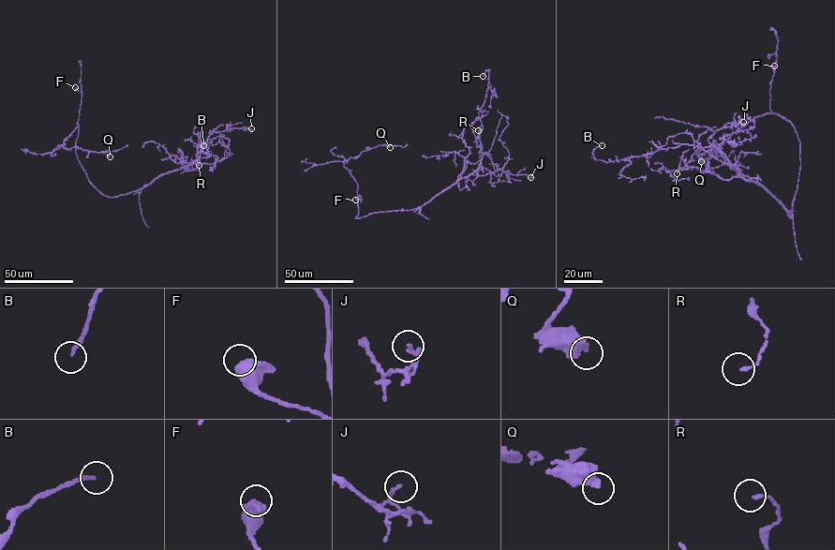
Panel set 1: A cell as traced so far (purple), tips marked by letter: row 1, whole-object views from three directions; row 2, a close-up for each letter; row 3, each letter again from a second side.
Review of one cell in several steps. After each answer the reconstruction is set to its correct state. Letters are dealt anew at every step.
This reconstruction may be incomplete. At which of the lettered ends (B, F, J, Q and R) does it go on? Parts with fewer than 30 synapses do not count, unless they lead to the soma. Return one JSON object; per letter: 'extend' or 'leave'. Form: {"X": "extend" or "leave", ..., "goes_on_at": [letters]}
{"B": "leave", "F": "leave", "J": "leave", "Q": "leave", "R": "leave", "goes_on_at": []}

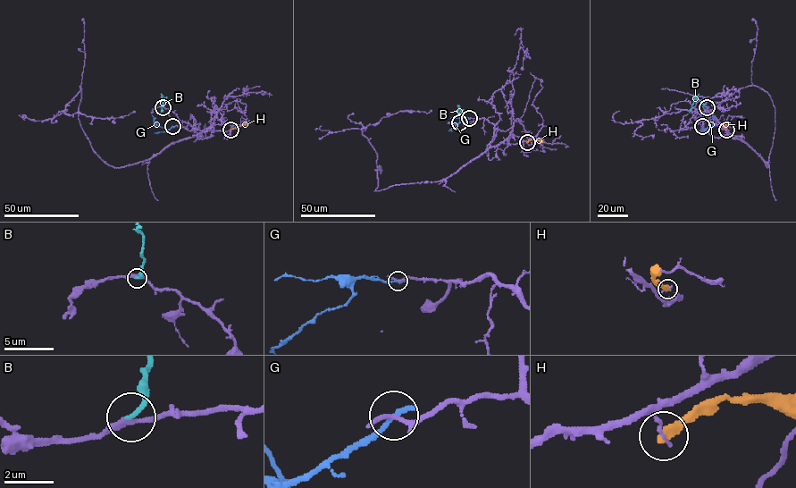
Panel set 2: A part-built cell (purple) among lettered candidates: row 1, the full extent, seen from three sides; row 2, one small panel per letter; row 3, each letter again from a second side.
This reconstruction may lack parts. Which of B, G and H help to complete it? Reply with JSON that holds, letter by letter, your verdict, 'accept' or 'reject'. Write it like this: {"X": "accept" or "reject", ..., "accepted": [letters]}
{"B": "accept", "G": "reject", "H": "reject", "accepted": ["B"]}

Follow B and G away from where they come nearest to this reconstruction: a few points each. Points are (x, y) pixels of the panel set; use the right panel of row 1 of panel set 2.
B: (707, 106), (694, 99), (689, 113)
G: (702, 126), (702, 130), (705, 130), (715, 115)

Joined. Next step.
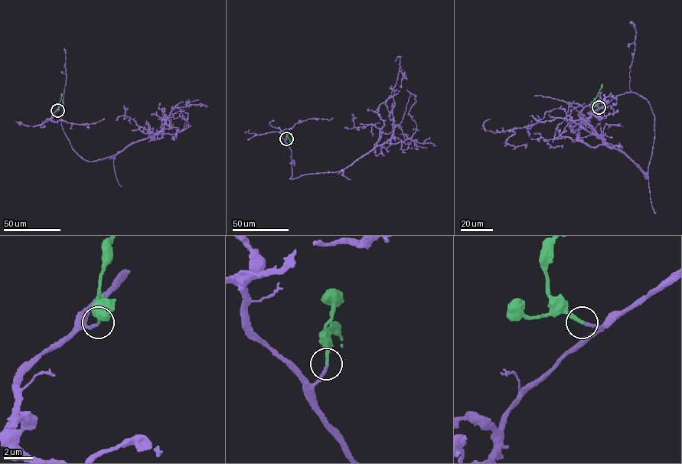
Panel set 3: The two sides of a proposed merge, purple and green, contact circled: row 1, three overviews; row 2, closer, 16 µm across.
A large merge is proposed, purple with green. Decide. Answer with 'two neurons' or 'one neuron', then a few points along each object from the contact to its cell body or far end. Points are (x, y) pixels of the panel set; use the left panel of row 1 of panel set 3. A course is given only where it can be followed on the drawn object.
one neuron | purple via (57, 110), (63, 99), (63, 132), (89, 161), (154, 136), (164, 118), (164, 124), (178, 128), (171, 139) | green via (57, 110), (62, 93)

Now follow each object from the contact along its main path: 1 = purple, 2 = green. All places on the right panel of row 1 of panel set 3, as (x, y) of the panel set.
1: (598, 107), (630, 92), (649, 103), (646, 178), (584, 119), (503, 131), (514, 132), (507, 144), (526, 148)
2: (598, 107), (595, 104), (595, 98), (602, 84)

